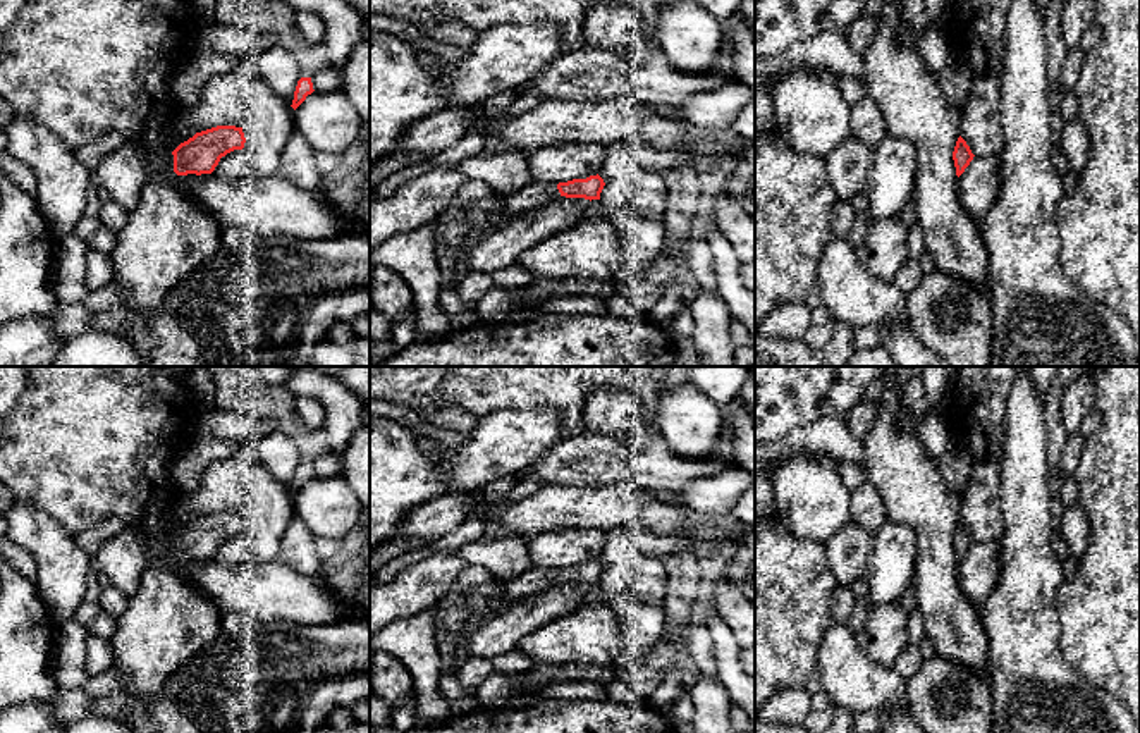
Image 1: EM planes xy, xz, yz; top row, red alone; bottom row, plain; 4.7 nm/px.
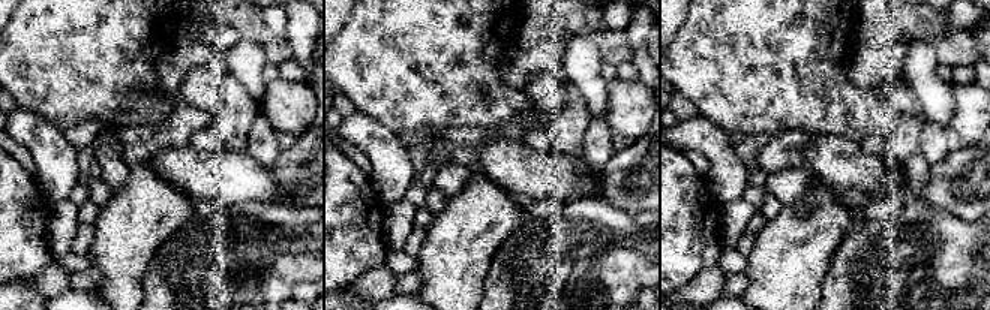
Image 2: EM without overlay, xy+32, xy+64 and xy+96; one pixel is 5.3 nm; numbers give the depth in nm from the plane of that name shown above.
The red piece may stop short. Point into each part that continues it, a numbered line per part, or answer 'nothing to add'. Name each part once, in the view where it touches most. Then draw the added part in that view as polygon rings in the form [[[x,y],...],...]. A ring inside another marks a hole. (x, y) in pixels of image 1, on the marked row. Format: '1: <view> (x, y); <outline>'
1: xz (506, 205); [[[531,181],[518,191],[504,191],[495,194],[492,208],[487,213],[487,220],[473,227],[473,234],[468,237],[464,246],[459,248],[459,256],[454,265],[452,286],[440,291],[438,308],[452,318],[463,311],[464,305],[456,293],[456,286],[471,272],[466,253],[478,239],[490,236],[495,229],[511,219],[531,210],[533,206],[550,203],[559,198],[562,196],[555,184],[538,181]]]

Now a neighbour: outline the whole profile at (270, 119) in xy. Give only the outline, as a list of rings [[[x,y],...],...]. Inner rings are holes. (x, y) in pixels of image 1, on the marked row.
[[[258,72],[242,79],[249,83],[244,148],[260,158],[279,157],[296,129],[294,110]]]

